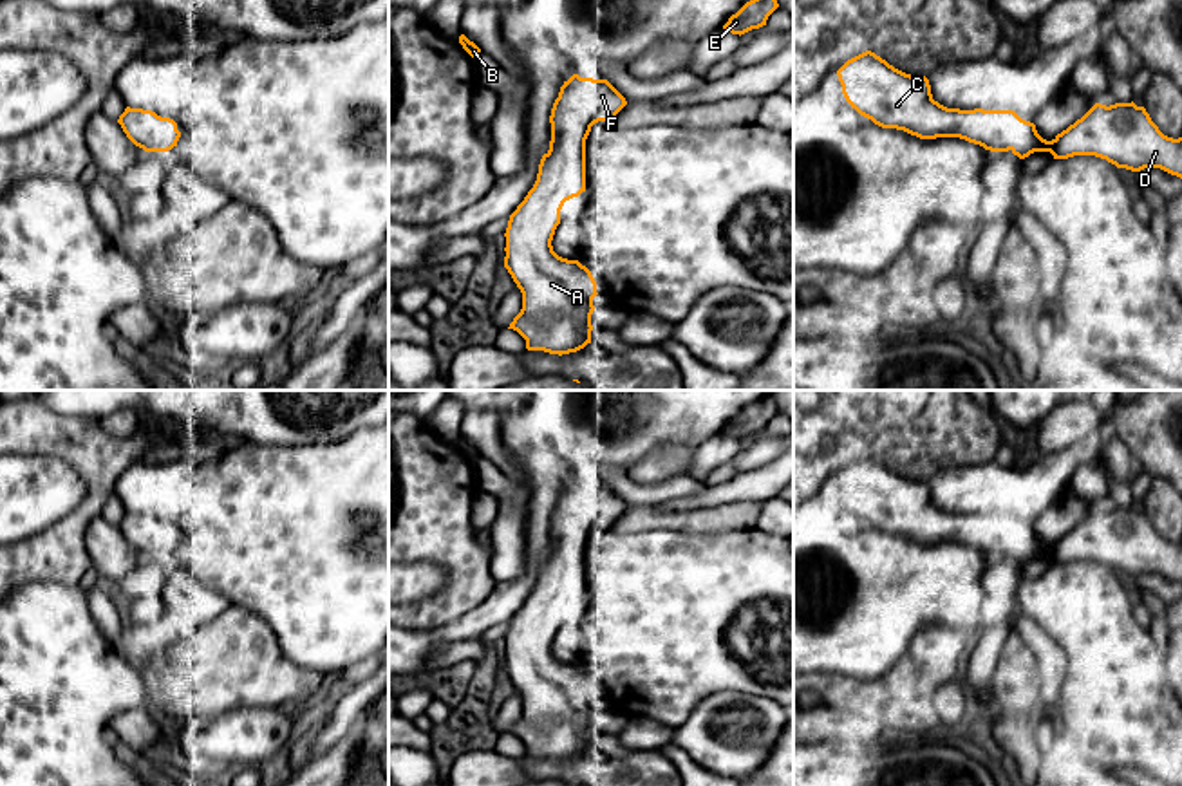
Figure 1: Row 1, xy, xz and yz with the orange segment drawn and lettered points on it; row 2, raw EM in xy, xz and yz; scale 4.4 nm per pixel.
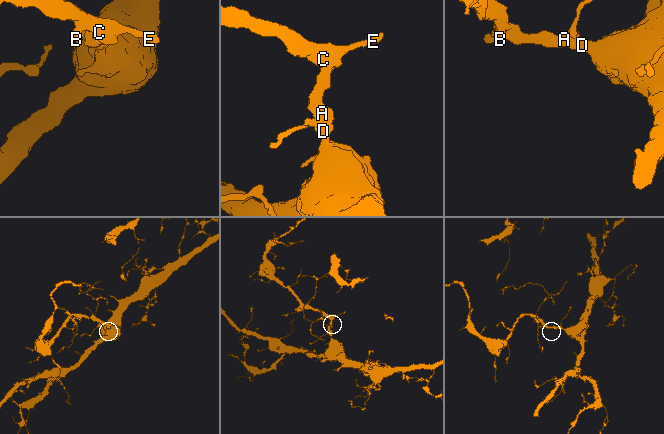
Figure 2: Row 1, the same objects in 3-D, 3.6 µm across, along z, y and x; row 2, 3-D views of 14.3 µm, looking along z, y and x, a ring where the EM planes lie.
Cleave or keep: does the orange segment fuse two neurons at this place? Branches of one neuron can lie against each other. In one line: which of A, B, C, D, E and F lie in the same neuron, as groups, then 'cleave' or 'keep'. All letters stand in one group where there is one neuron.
A B C D E F; keep

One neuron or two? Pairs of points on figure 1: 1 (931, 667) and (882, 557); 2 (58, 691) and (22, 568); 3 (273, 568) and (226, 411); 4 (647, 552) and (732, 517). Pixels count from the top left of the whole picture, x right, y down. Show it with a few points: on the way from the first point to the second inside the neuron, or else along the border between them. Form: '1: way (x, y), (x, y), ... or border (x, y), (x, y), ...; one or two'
1: border (958, 629), (924, 626), (908, 651), (891, 667); two
2: border (71, 584), (26, 582), (18, 588); two
3: border (244, 439), (286, 447); two
4: border (653, 528), (682, 532), (736, 530); two

